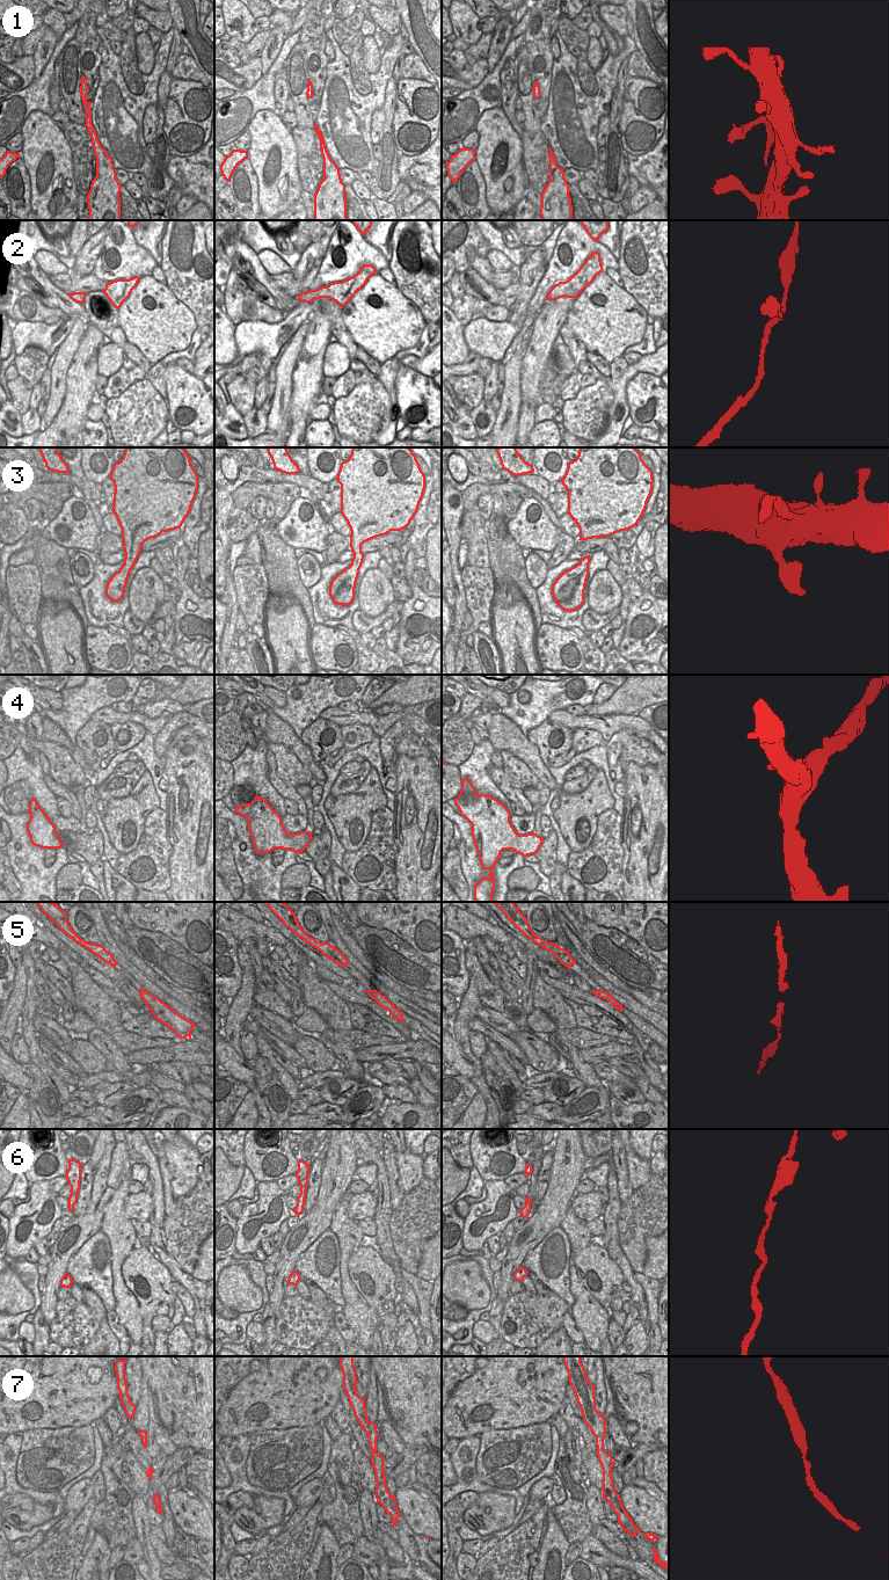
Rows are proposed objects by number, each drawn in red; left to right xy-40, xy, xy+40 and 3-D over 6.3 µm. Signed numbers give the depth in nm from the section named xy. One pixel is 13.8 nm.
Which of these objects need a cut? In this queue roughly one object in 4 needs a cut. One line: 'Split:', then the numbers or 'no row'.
Split: no row

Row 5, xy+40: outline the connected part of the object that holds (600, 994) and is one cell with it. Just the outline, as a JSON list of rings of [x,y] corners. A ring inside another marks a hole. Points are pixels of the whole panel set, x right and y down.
[[[592,990],[592,993],[599,998],[606,999],[607,1002],[610,1002],[614,1009],[619,1010],[620,1012],[622,1012],[622,1005],[617,1002],[611,995],[609,995],[606,991],[604,990]]]

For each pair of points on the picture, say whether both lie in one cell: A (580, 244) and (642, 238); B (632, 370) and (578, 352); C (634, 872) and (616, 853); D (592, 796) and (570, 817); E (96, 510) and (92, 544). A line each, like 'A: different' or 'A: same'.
A: different
B: different
C: different
D: same
E: different

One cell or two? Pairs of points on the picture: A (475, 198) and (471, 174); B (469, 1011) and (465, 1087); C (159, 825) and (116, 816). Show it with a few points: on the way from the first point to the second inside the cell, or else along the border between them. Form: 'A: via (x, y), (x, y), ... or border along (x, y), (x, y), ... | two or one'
A: via (472, 193), (471, 180) | one
B: border along (469, 1080), (478, 1091) | two
C: border along (158, 806), (146, 816), (144, 831), (135, 847) | two

